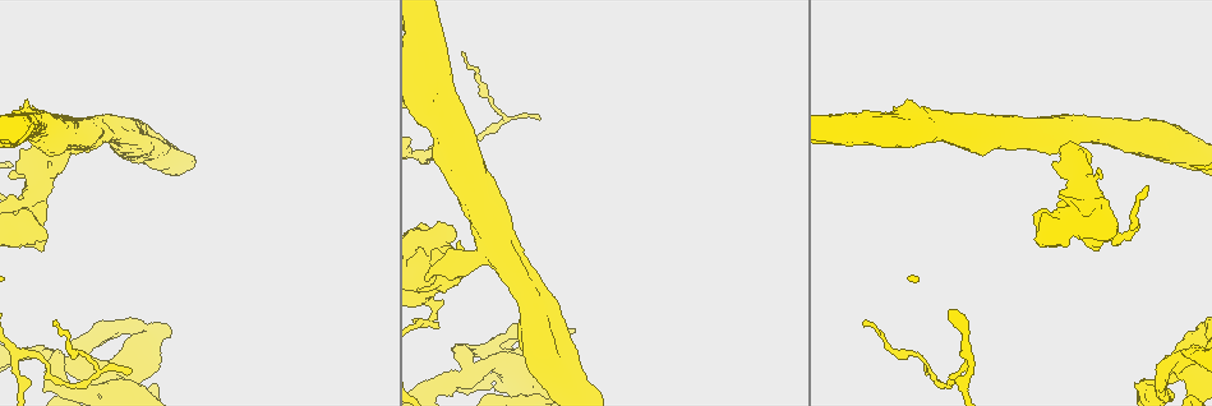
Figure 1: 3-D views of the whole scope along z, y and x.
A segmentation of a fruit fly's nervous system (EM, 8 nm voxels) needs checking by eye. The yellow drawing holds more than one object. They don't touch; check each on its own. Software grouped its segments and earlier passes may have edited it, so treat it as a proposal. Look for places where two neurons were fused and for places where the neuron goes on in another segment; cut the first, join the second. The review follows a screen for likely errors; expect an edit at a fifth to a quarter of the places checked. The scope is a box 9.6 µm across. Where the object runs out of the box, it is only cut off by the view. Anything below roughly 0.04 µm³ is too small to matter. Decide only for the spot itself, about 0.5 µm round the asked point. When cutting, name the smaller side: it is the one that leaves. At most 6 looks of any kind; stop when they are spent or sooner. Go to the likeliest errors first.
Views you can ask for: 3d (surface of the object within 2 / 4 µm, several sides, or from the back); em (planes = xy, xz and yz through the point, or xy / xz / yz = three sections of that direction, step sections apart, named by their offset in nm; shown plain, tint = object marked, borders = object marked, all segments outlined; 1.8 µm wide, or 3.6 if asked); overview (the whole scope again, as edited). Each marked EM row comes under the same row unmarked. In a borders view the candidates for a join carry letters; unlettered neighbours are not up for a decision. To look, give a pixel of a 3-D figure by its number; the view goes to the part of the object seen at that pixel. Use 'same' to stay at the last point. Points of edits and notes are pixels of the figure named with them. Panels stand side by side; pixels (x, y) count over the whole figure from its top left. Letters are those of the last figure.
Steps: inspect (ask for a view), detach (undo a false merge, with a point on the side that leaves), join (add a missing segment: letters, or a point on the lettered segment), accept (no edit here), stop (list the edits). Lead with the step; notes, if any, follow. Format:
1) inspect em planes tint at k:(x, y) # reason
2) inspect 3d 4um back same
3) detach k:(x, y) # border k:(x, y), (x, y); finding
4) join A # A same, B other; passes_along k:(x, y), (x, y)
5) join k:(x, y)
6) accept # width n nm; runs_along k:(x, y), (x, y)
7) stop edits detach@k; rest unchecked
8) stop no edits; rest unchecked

inspect em planes borders at 1:(455, 266) # three-way junction

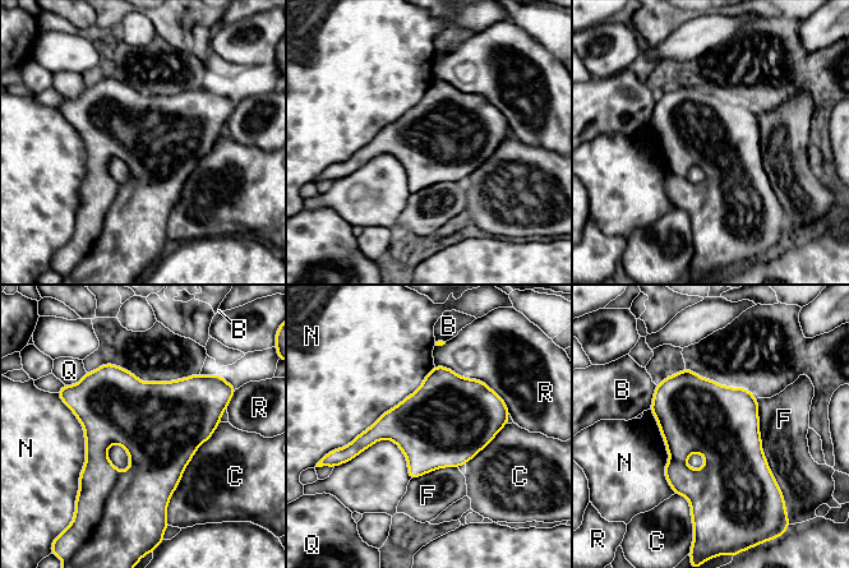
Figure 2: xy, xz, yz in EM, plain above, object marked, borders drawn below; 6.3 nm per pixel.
accept # longest_contact N 800 nm; B other, C other, F other, N other, Q other, R other; border 2:(434, 365), (415, 391), (342, 448); continuous, no second neuron

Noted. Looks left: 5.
inspect em xy step 8 tint at 1:(465, 55) # an open end

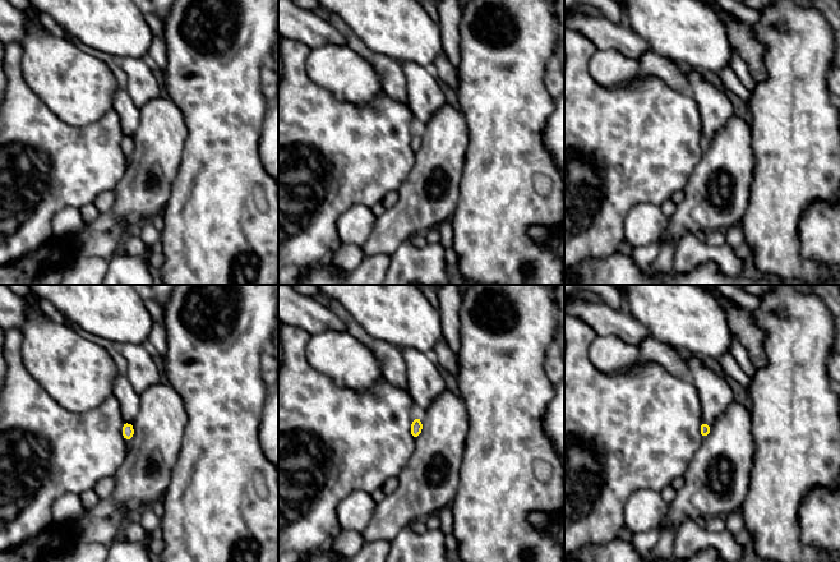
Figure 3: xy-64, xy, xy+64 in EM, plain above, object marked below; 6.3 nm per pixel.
inspect em planes borders same # cut it another way

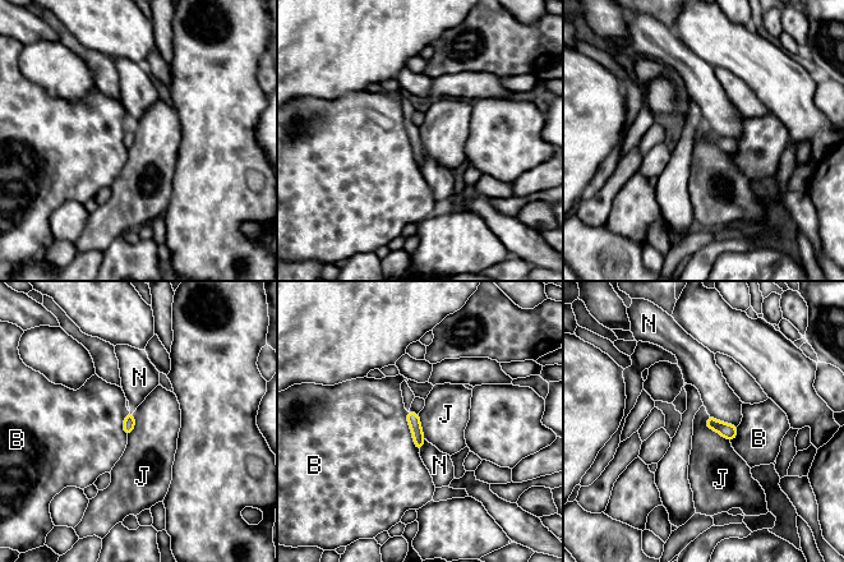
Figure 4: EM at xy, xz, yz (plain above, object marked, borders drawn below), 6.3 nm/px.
accept # longest_contact B 260 nm; B other, J other, N other; border 4:(708, 415), (706, 425), (729, 441); none of them fits

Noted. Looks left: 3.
inspect 3d 4um back at 1:(16, 355) # three arms meet

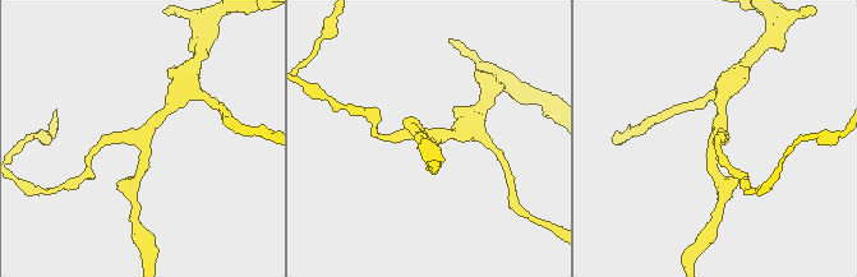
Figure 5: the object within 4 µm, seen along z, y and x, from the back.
inspect em planes borders at 5:(719, 136)

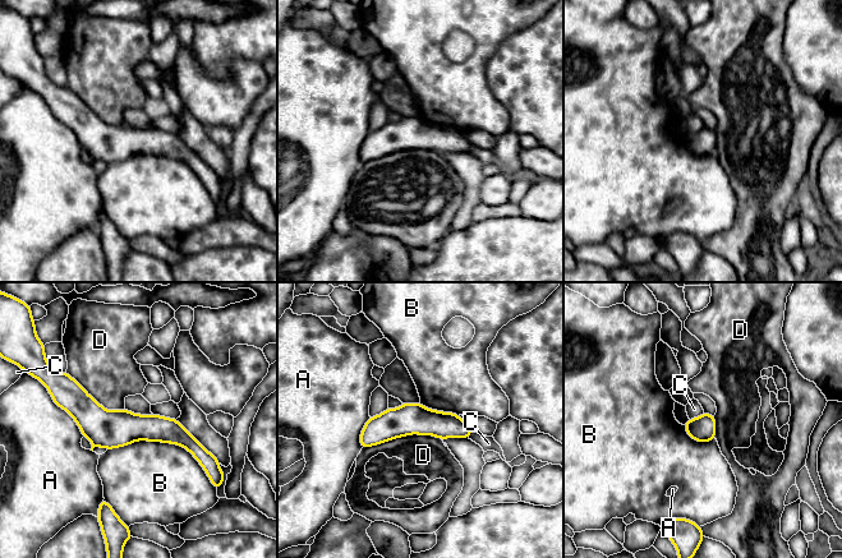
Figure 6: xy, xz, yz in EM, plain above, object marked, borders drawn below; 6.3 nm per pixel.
accept # width 160 nm; A other, B other, C other, D other; continuous, no second neuron

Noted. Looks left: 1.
stop no edits; rest unchecked

